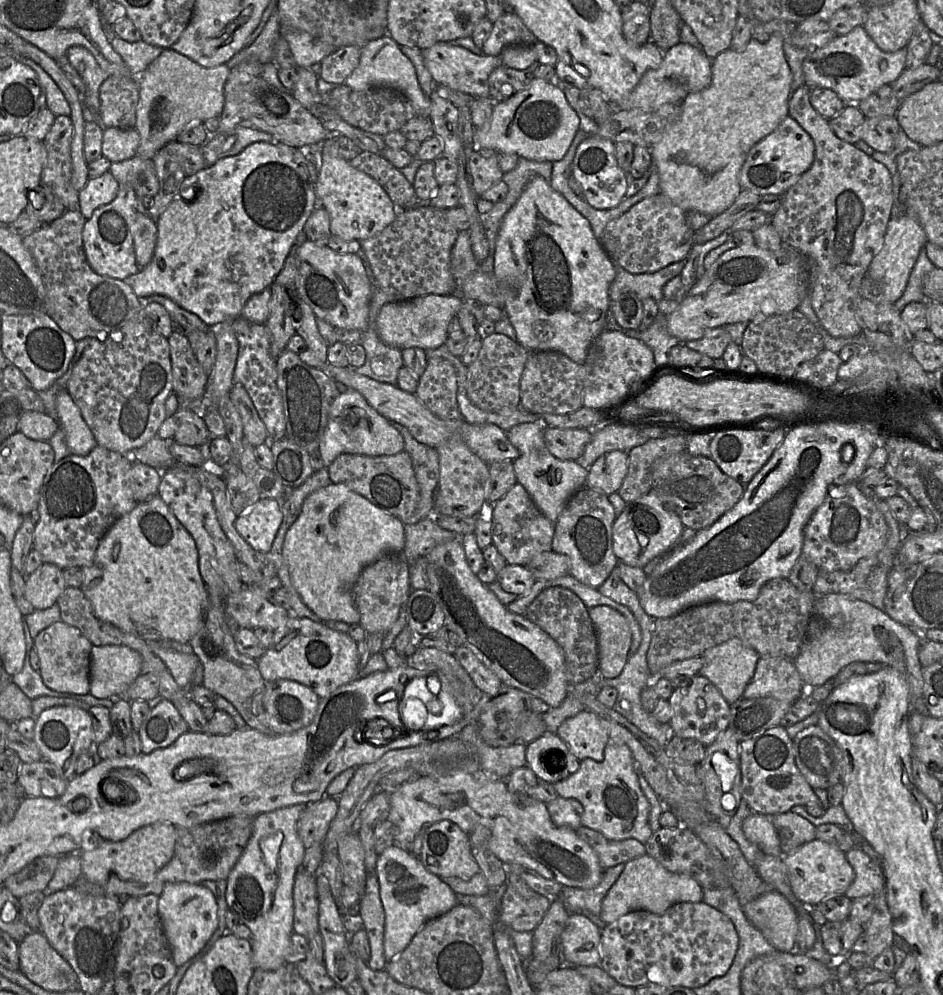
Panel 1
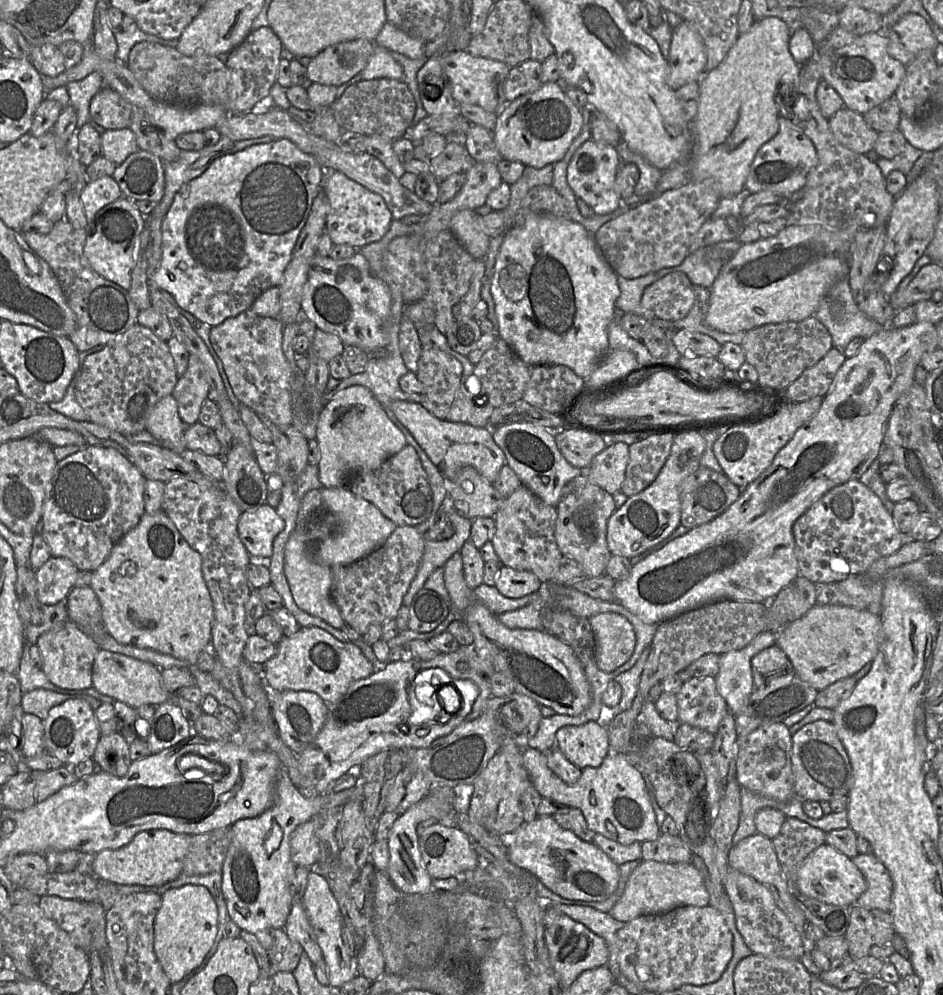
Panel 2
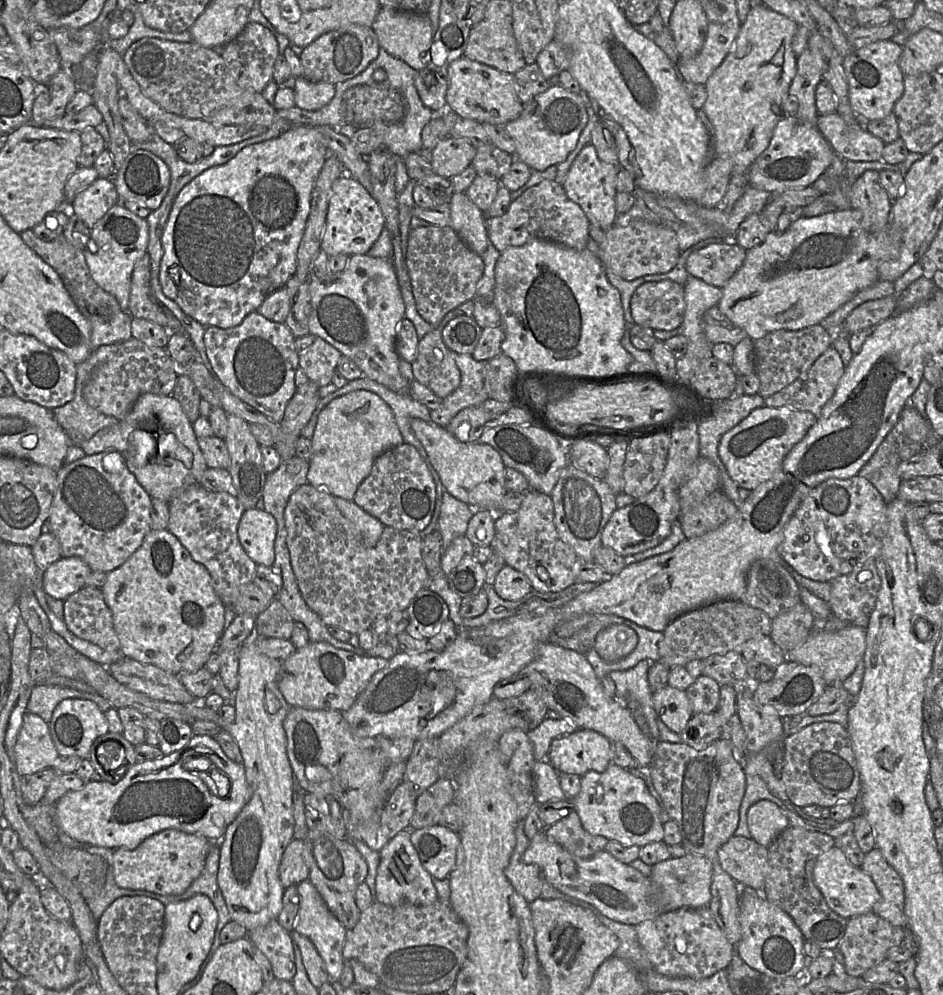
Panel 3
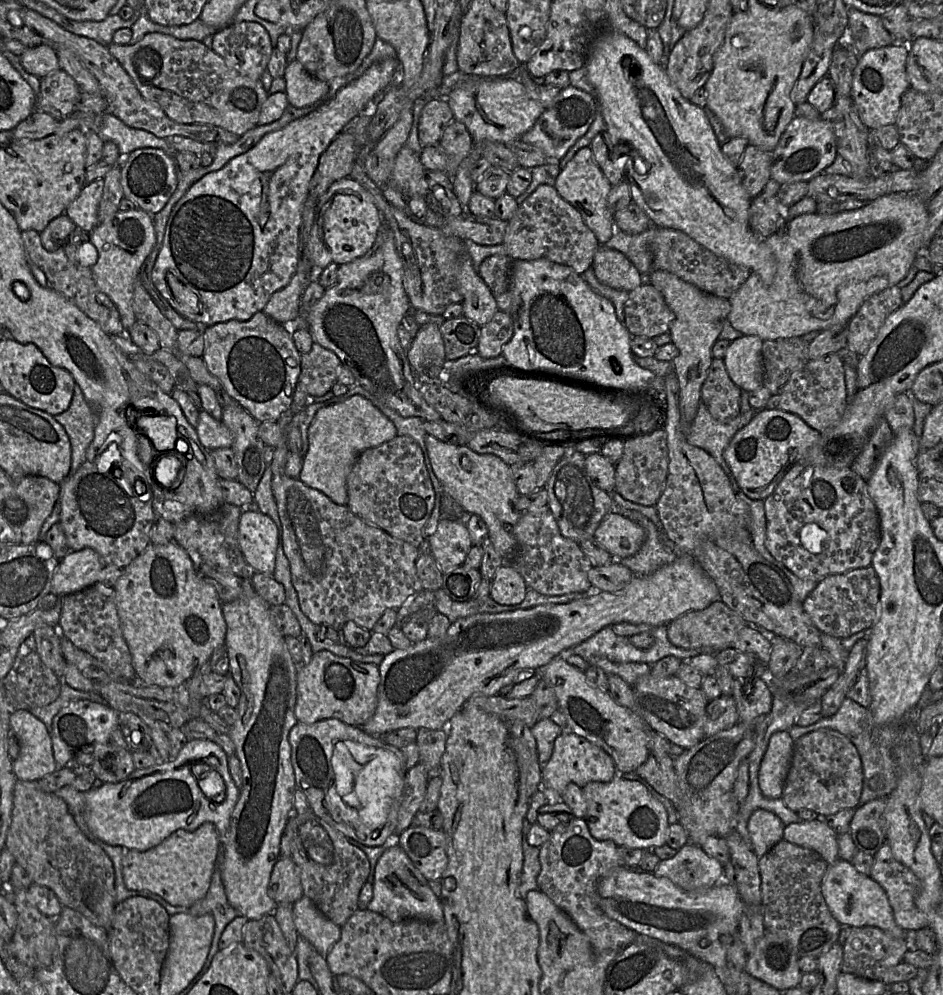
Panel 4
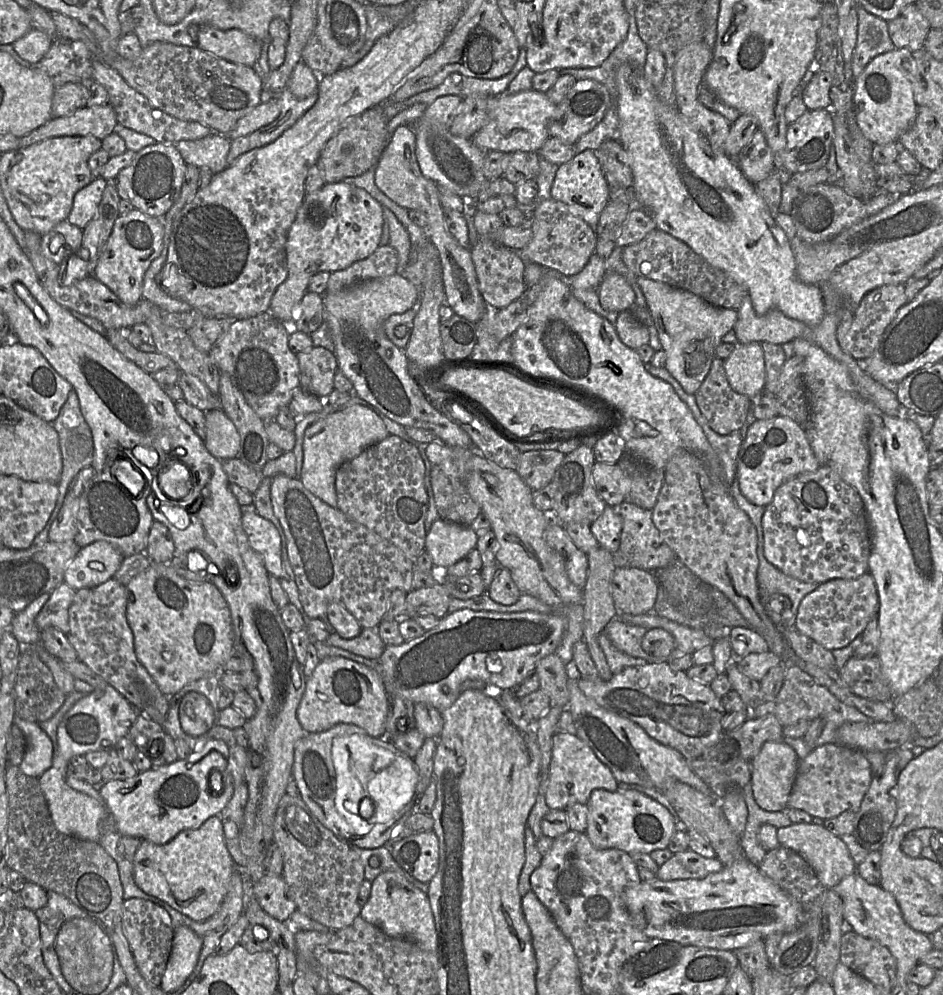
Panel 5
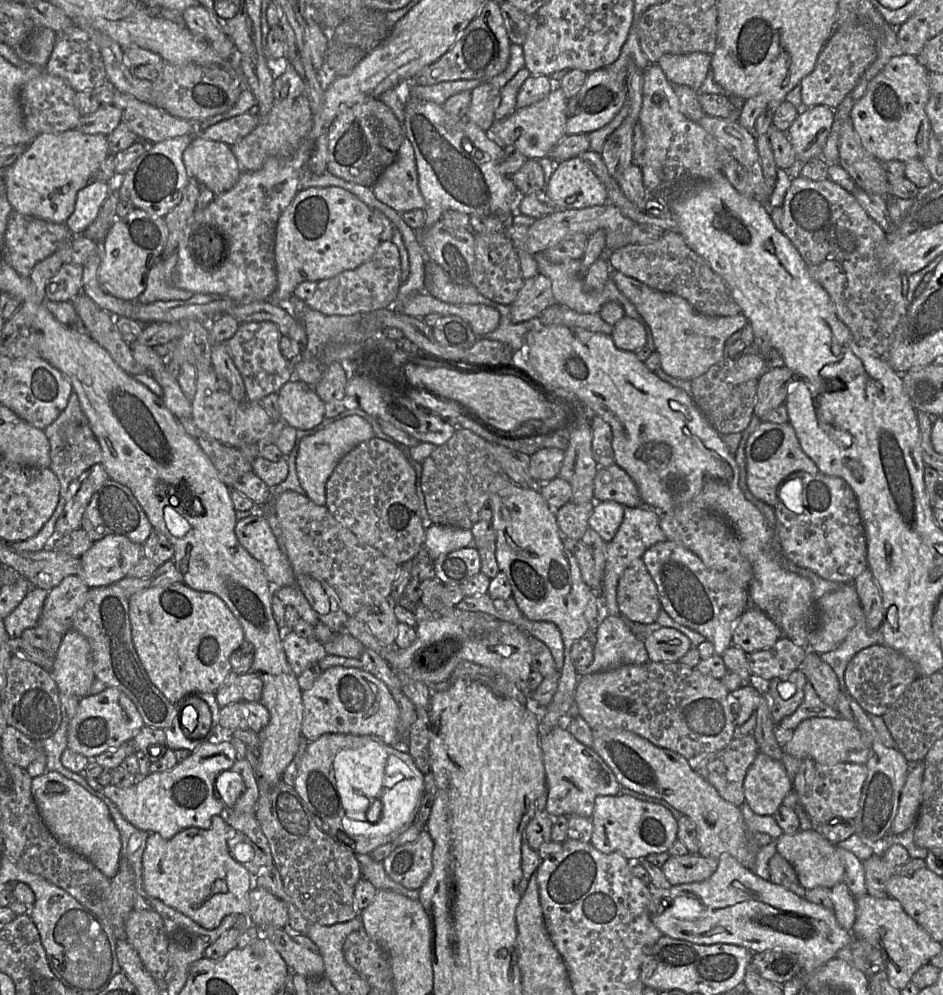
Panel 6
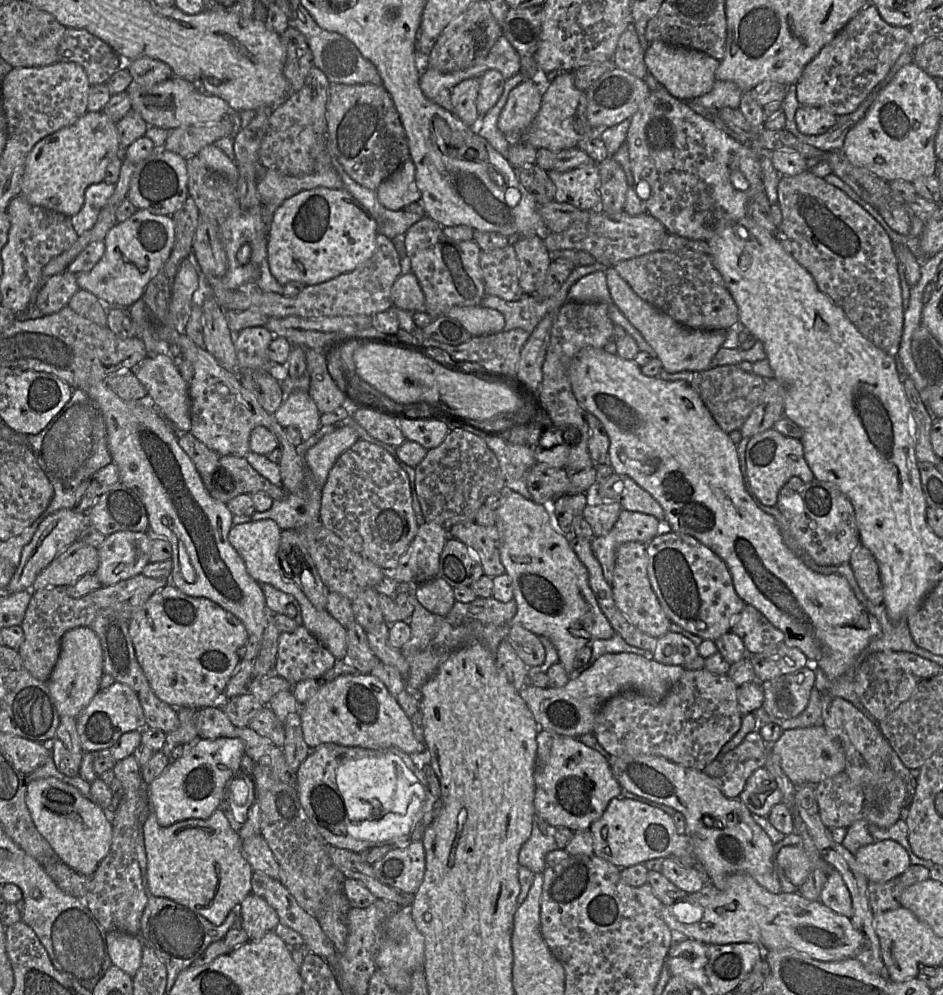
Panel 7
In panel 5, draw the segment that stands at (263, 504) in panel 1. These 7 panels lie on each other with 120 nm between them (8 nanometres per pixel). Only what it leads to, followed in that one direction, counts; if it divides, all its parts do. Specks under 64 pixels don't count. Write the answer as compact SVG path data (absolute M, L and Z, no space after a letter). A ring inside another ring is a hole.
M256 513L242 516L242 528L250 547L263 558L270 576L279 579L283 573L280 535L272 522Z

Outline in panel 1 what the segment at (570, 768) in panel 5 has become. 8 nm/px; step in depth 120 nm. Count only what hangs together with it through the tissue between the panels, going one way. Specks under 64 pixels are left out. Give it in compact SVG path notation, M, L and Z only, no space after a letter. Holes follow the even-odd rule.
M586 709L563 721L556 734L567 744L579 761L590 758L601 762L604 759L605 747L610 741L607 725Z

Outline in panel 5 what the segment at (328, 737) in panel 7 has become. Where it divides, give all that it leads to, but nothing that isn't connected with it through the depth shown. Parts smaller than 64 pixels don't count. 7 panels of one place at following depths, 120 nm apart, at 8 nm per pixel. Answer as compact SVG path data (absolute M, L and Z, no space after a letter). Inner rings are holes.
M330 657L321 660L306 678L296 716L305 733L319 733L345 723L364 729L372 737L384 738L388 712L384 682L375 669L343 657Z

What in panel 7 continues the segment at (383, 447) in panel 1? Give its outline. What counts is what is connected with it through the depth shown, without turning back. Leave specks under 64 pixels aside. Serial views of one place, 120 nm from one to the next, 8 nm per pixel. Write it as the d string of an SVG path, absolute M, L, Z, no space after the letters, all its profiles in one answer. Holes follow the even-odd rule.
M344 426L324 436L307 450L304 456L305 463L321 489L338 457L358 440L355 430Z

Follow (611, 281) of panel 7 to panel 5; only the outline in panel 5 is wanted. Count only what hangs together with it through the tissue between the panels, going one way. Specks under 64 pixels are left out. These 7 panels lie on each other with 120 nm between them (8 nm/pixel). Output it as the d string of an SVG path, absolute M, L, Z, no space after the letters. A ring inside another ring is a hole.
M637 277L637 283L644 294L662 349L667 355L664 367L686 392L695 394L710 371L722 337L733 330L738 312L713 306L689 291L663 282Z

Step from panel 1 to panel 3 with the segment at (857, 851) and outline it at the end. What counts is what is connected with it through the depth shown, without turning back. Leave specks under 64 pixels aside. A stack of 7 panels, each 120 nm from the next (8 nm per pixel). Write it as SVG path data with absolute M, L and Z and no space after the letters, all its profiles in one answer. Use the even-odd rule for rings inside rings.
M877 847L865 854L860 868L872 878L880 894L873 912L894 926L907 928L905 889L898 872Z

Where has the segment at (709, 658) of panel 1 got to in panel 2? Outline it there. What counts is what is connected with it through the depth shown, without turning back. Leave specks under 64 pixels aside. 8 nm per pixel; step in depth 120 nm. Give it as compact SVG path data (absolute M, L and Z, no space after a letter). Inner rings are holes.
M764 631L746 647L720 655L719 672L714 677L717 690L733 716L739 715L754 691L751 659L776 644L777 635Z

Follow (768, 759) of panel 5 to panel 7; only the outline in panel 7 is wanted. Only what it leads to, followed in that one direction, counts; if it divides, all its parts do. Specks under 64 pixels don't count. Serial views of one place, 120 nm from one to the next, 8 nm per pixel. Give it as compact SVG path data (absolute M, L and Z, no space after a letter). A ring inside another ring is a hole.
M764 766L748 778L738 799L751 813L767 817L771 809L782 802L782 793L774 777Z

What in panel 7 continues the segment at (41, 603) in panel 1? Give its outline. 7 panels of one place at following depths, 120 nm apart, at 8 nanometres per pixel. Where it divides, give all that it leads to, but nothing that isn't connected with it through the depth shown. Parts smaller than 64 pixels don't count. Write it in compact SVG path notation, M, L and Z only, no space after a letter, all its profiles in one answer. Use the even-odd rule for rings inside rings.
M118 531L105 538L97 548L99 565L94 573L102 586L141 574L149 563L151 535L149 532Z

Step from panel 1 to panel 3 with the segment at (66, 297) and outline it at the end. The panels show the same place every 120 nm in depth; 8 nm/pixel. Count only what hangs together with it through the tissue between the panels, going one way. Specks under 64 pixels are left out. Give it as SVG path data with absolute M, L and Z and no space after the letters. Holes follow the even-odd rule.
M31 229L20 235L25 244L56 271L78 310L91 323L92 351L100 346L120 344L131 338L132 316L128 311L121 309L113 295L95 283L88 269L83 250L73 246L63 234L52 241L39 239Z

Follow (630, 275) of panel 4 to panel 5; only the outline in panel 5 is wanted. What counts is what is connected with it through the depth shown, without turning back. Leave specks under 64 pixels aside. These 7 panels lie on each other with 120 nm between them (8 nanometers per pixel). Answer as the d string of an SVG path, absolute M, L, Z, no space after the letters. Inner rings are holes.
M611 272L604 276L598 288L602 308L611 312L630 310L635 301L635 292L626 278Z

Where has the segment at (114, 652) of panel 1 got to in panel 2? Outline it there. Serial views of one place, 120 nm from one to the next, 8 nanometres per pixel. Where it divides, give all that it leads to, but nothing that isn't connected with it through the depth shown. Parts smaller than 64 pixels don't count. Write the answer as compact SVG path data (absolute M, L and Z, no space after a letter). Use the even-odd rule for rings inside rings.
M99 649L92 668L93 687L101 694L115 701L123 702L135 709L143 705L159 706L172 701L174 695L163 684L160 669L156 666L125 656L123 654Z

